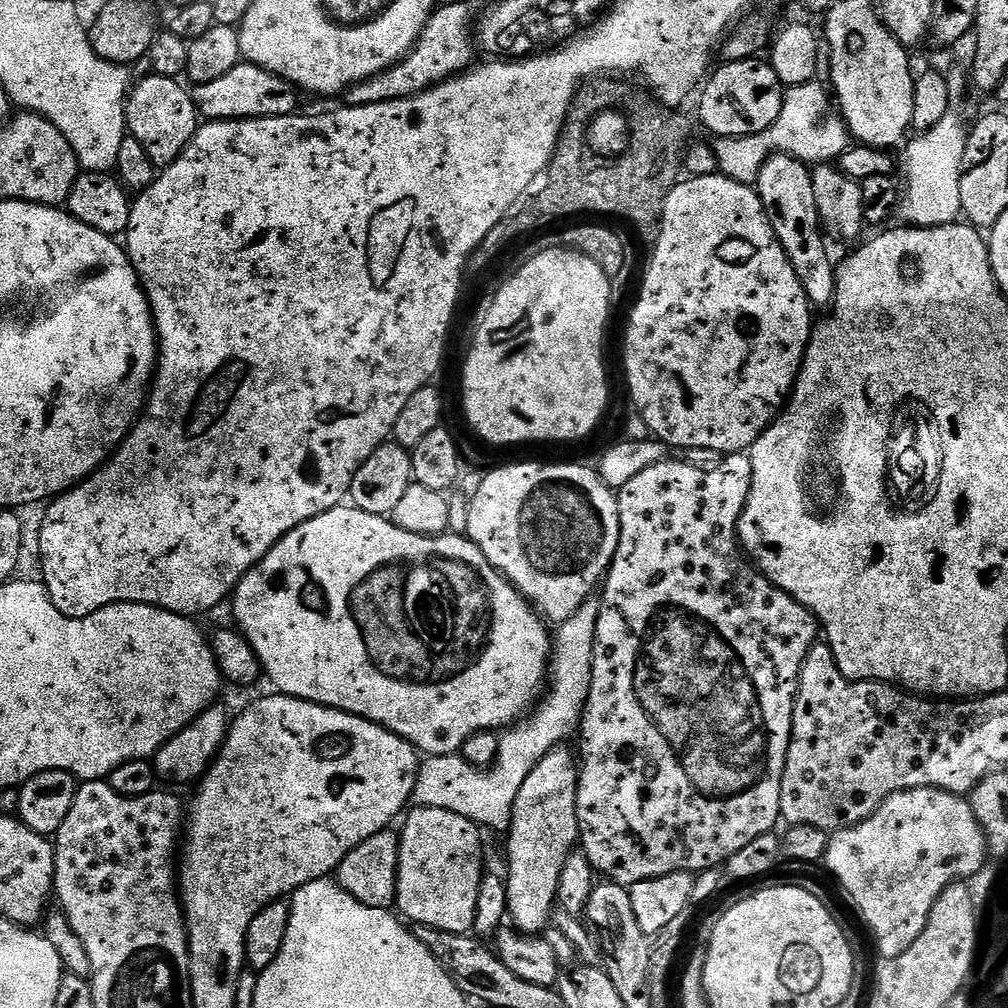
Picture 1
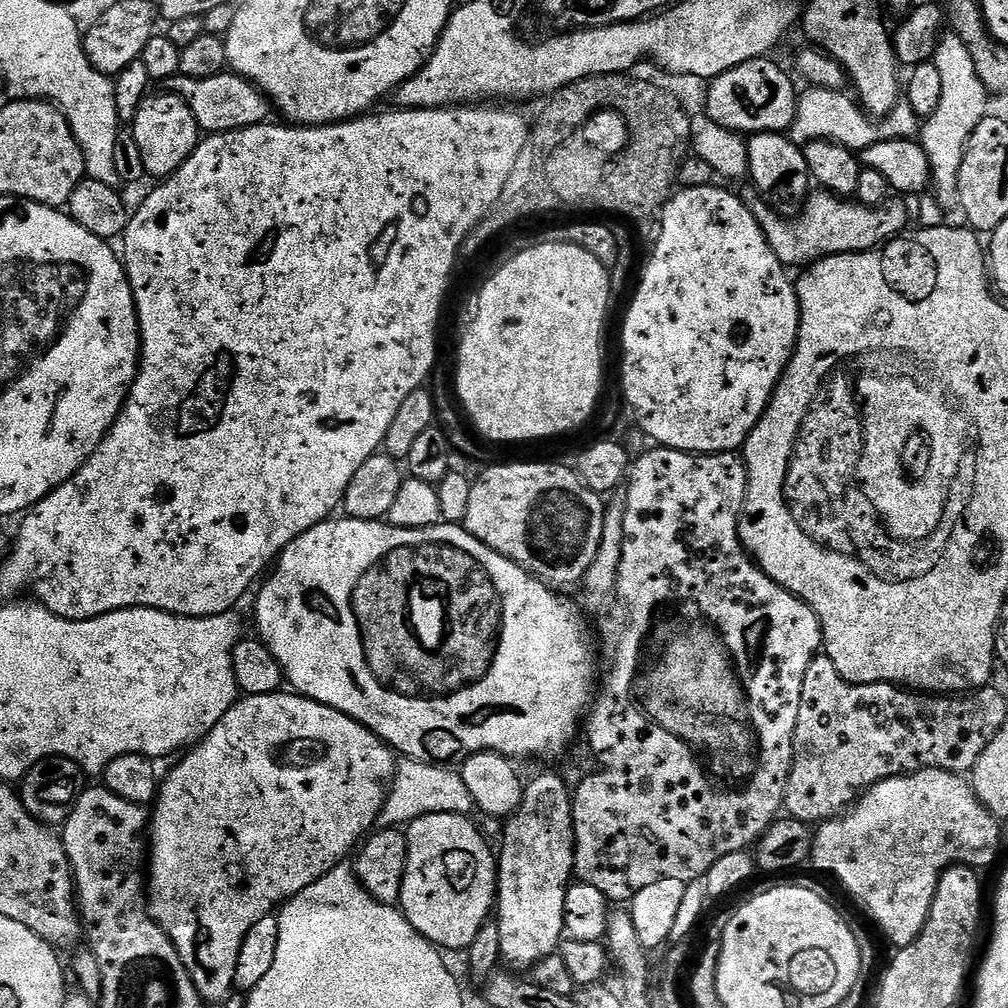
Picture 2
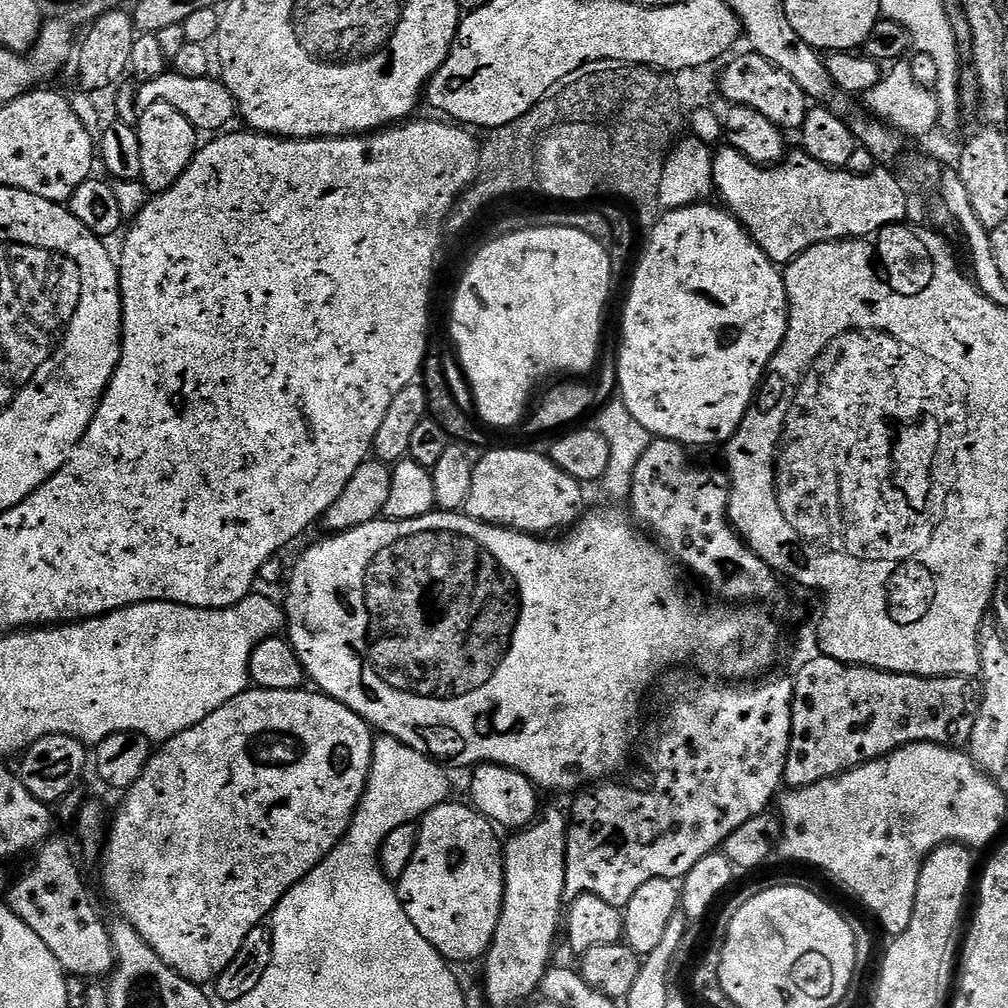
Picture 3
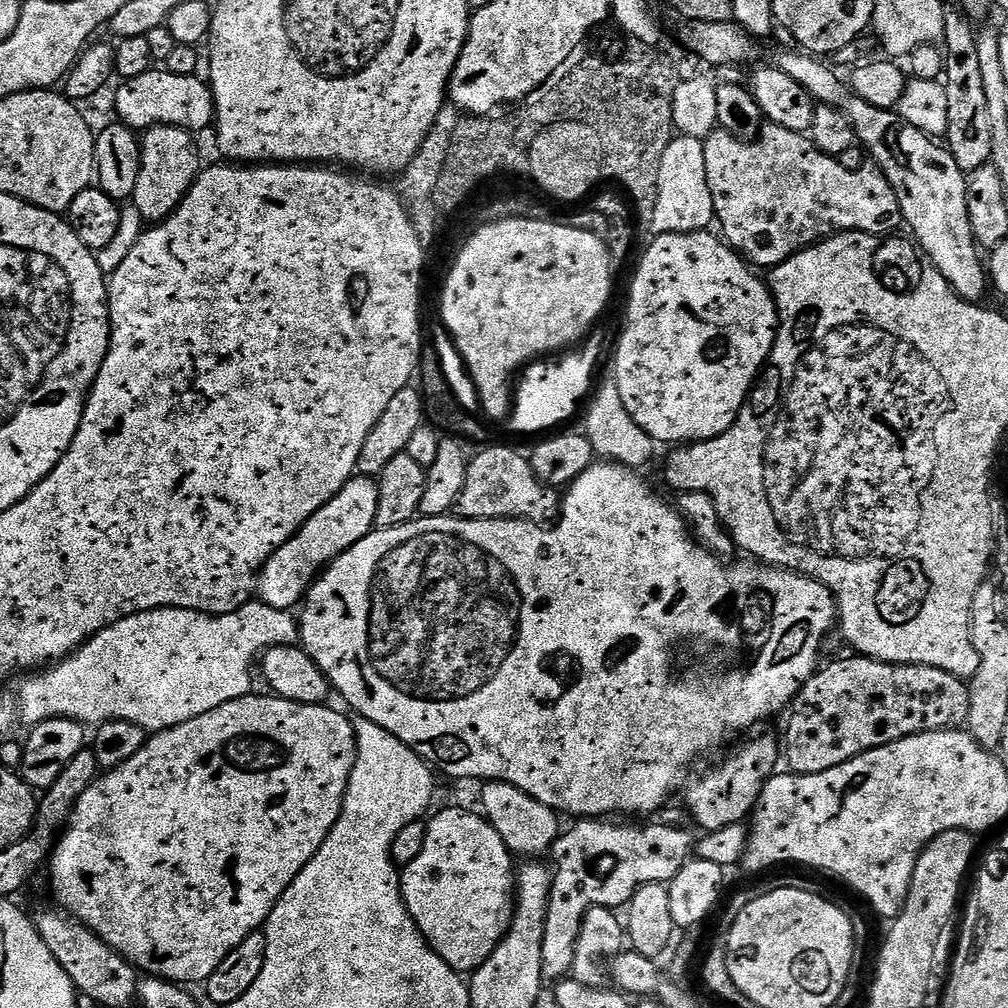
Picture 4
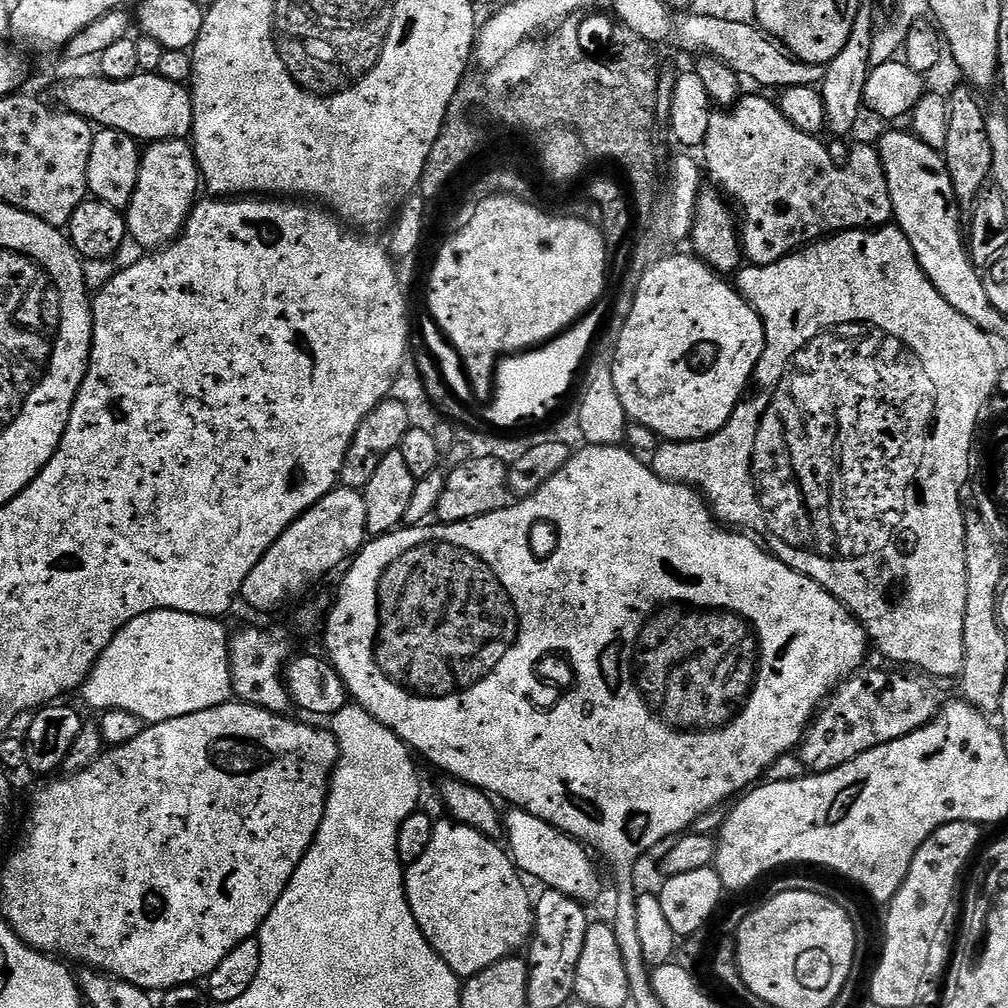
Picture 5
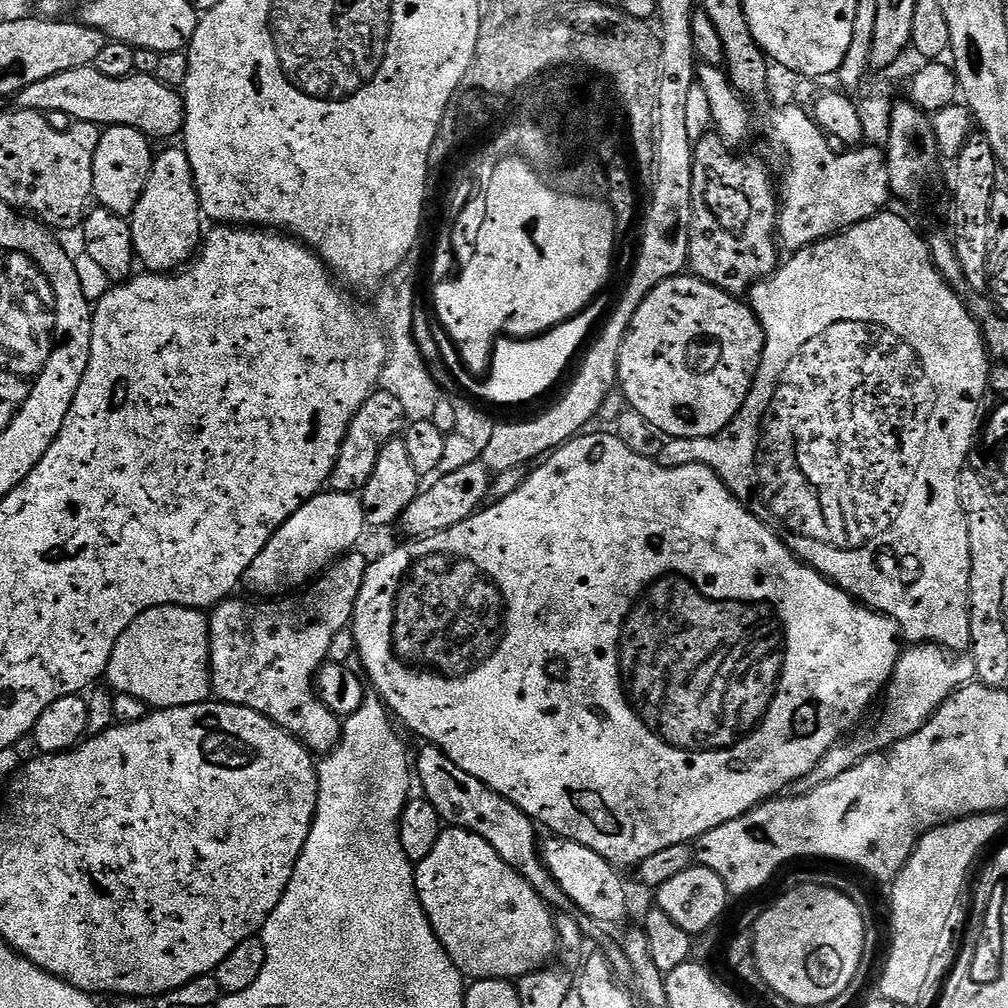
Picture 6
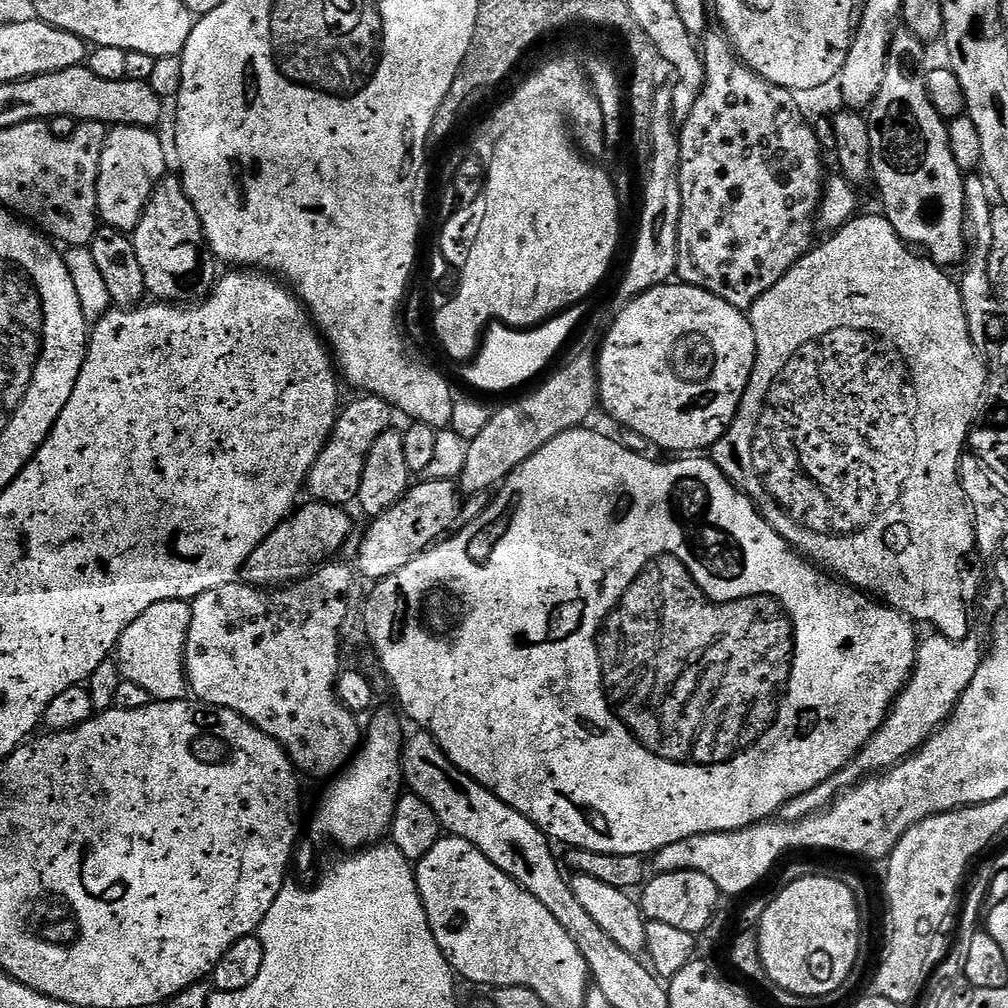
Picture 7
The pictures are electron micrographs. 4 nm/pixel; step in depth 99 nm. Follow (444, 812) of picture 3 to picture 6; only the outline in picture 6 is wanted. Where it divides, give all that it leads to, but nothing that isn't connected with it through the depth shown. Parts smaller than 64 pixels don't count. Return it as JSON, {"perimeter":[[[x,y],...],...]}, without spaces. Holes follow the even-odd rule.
{"perimeter":[[[445,827],[438,842],[434,842],[434,850],[430,850],[430,854],[426,854],[426,858],[415,865],[414,871],[416,893],[430,926],[441,946],[448,951],[448,957],[456,963],[465,977],[473,981],[515,982],[551,961],[548,959],[556,952],[558,933],[549,905],[510,865],[502,862],[498,850],[494,850],[494,846],[490,846],[490,842],[486,842],[478,834],[464,828]]]}

